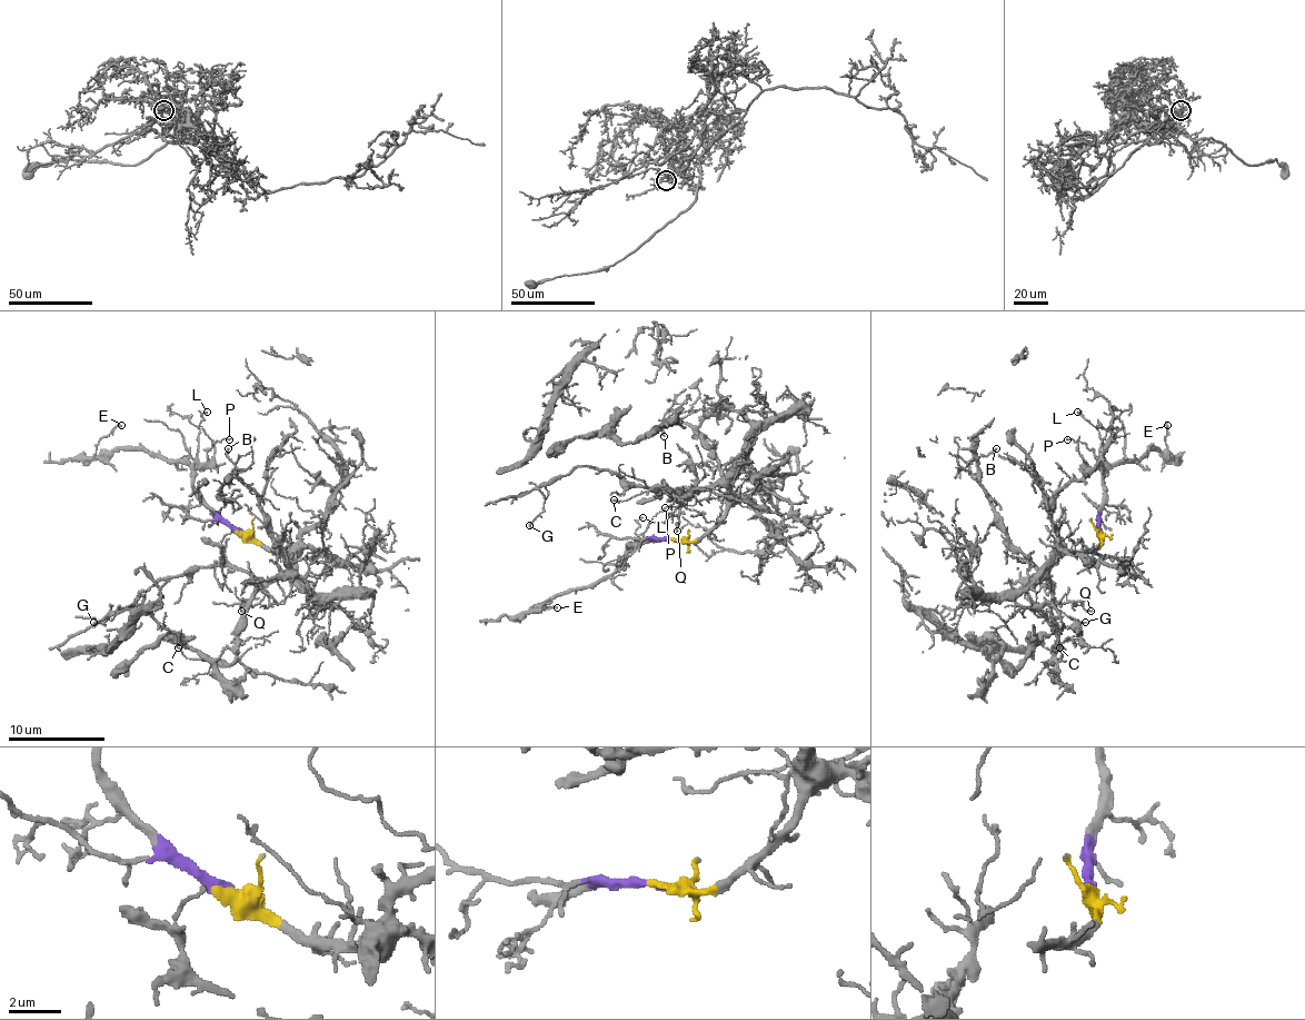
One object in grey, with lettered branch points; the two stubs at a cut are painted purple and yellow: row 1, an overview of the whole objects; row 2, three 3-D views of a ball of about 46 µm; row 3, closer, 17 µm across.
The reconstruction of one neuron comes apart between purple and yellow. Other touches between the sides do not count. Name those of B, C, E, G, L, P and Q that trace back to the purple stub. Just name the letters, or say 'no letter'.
E, L, P

